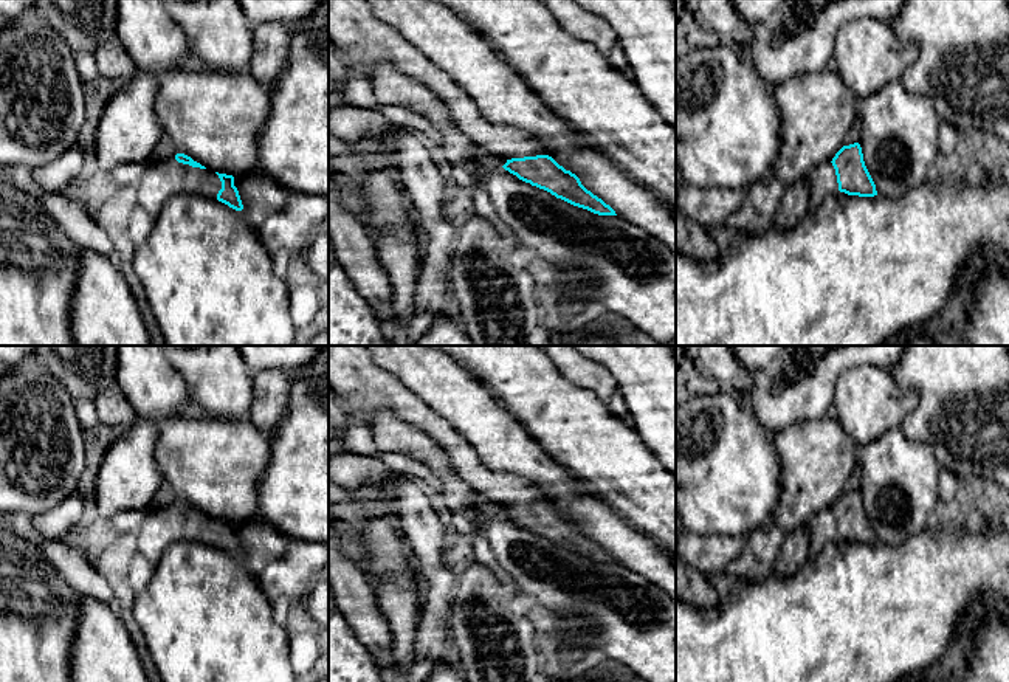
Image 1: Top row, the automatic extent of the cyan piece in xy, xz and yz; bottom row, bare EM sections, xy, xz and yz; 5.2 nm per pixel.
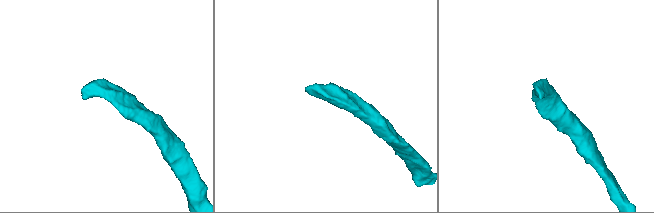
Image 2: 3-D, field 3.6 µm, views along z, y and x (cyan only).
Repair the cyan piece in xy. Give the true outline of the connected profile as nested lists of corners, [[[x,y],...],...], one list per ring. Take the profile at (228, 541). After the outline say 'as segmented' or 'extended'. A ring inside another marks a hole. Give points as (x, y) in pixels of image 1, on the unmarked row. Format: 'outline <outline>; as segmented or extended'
outline [[[184,501],[155,510],[147,508],[139,530],[133,535],[138,553],[153,566],[161,553],[178,541],[198,541],[217,546],[236,558],[243,556],[232,522],[208,518]]]; extended

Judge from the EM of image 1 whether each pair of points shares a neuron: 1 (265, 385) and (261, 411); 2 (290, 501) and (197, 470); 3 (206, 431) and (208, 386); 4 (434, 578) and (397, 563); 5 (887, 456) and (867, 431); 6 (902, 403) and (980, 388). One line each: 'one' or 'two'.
1: one
2: two
3: two
4: two
5: two
6: two

